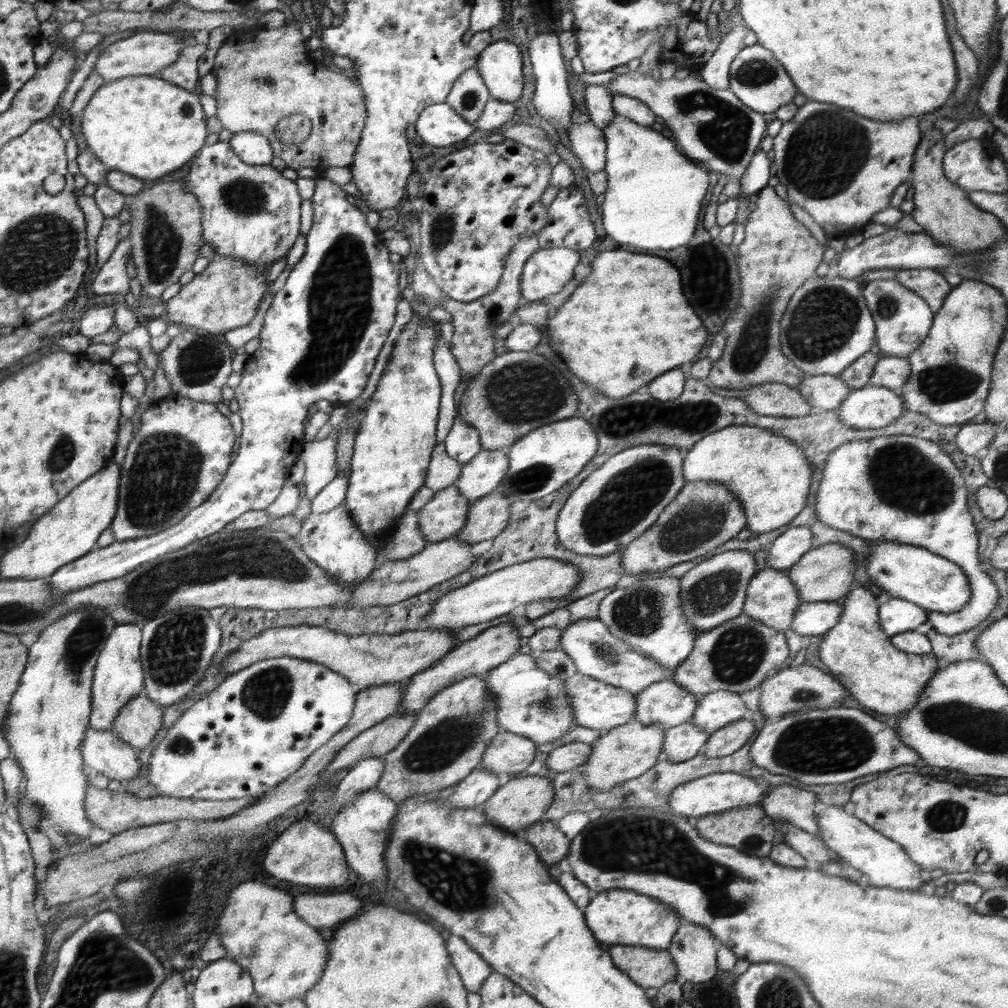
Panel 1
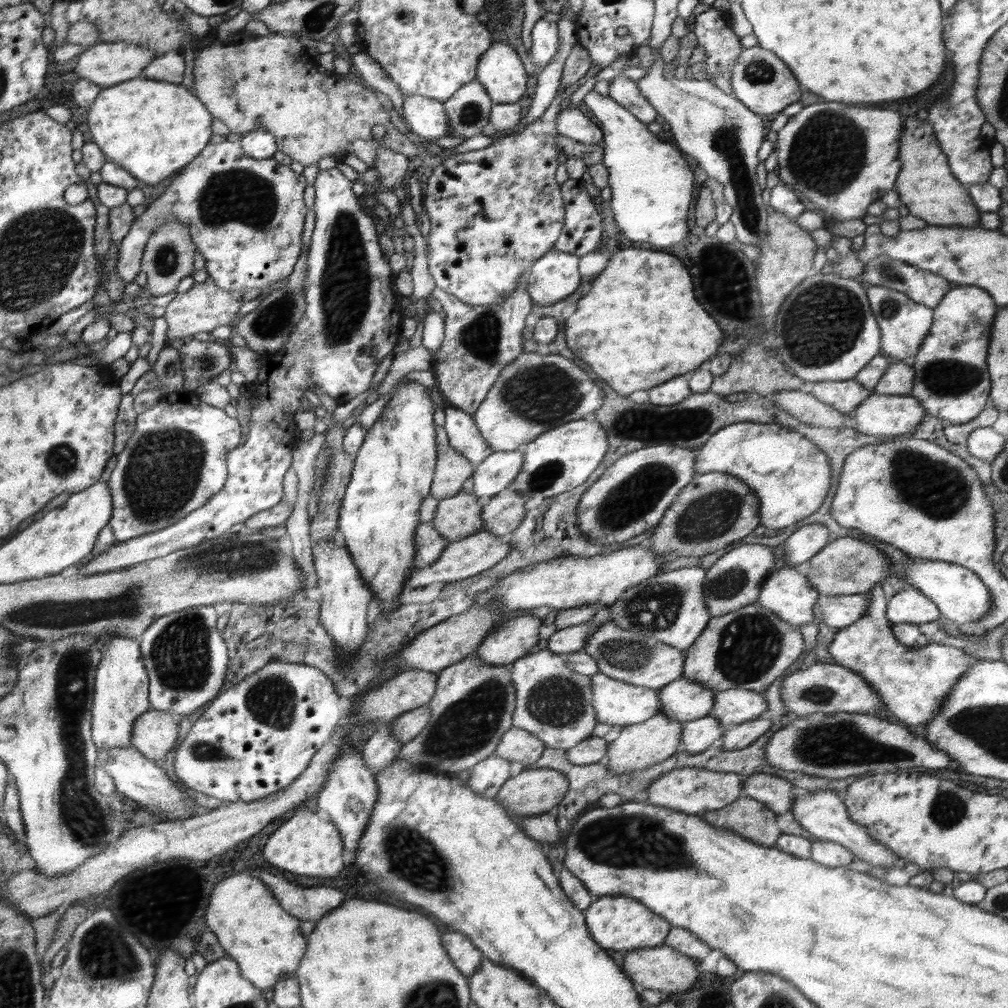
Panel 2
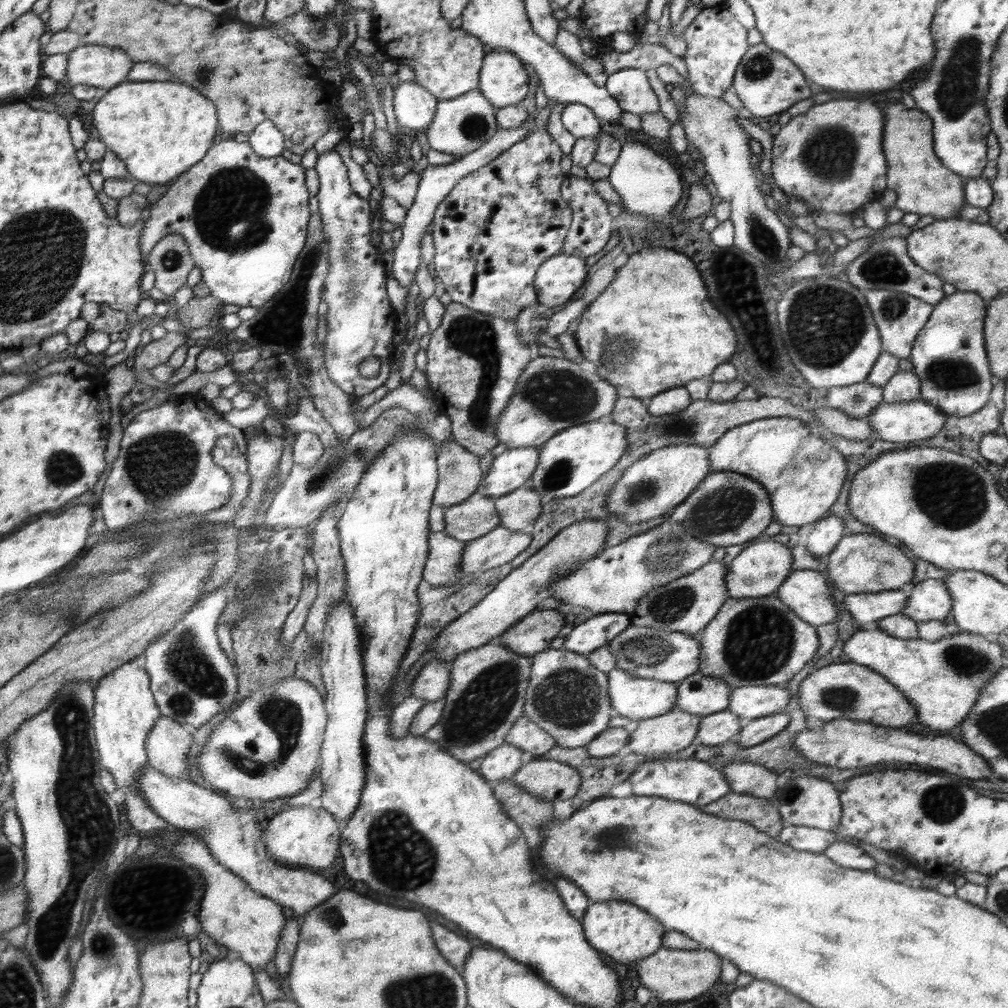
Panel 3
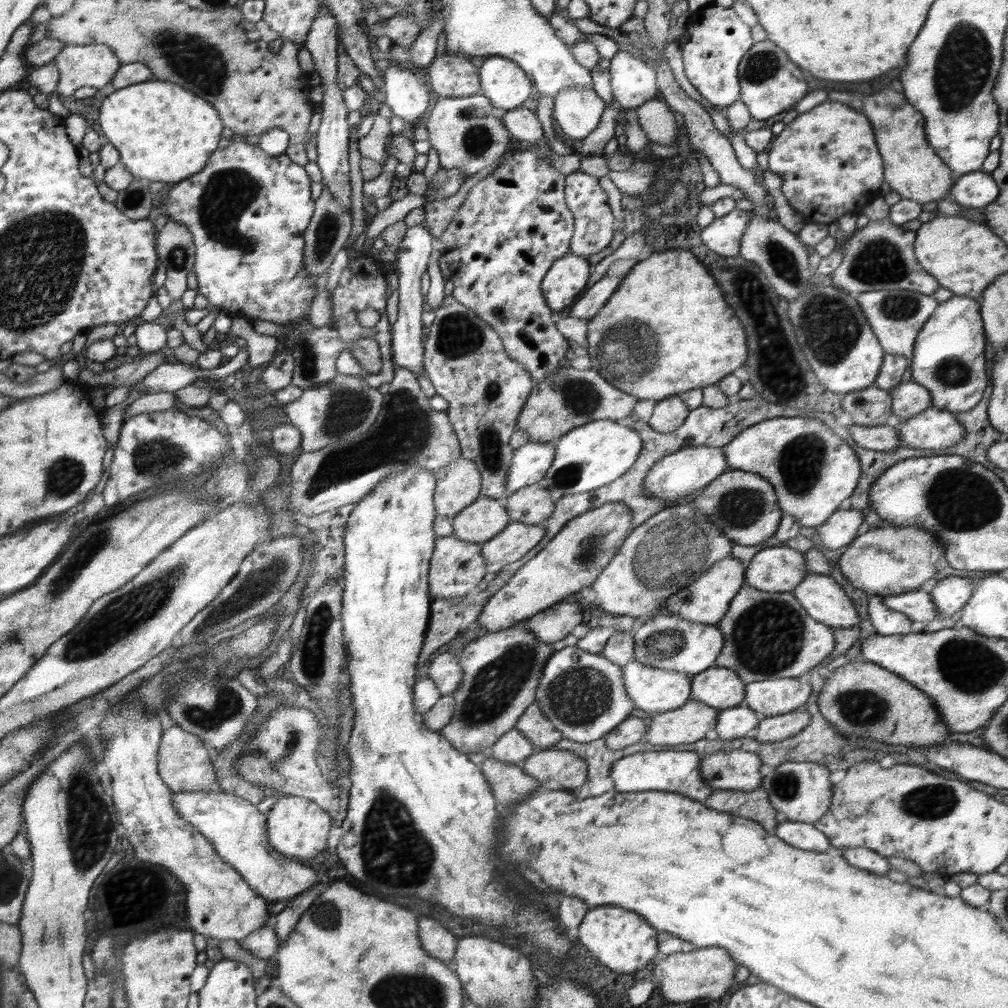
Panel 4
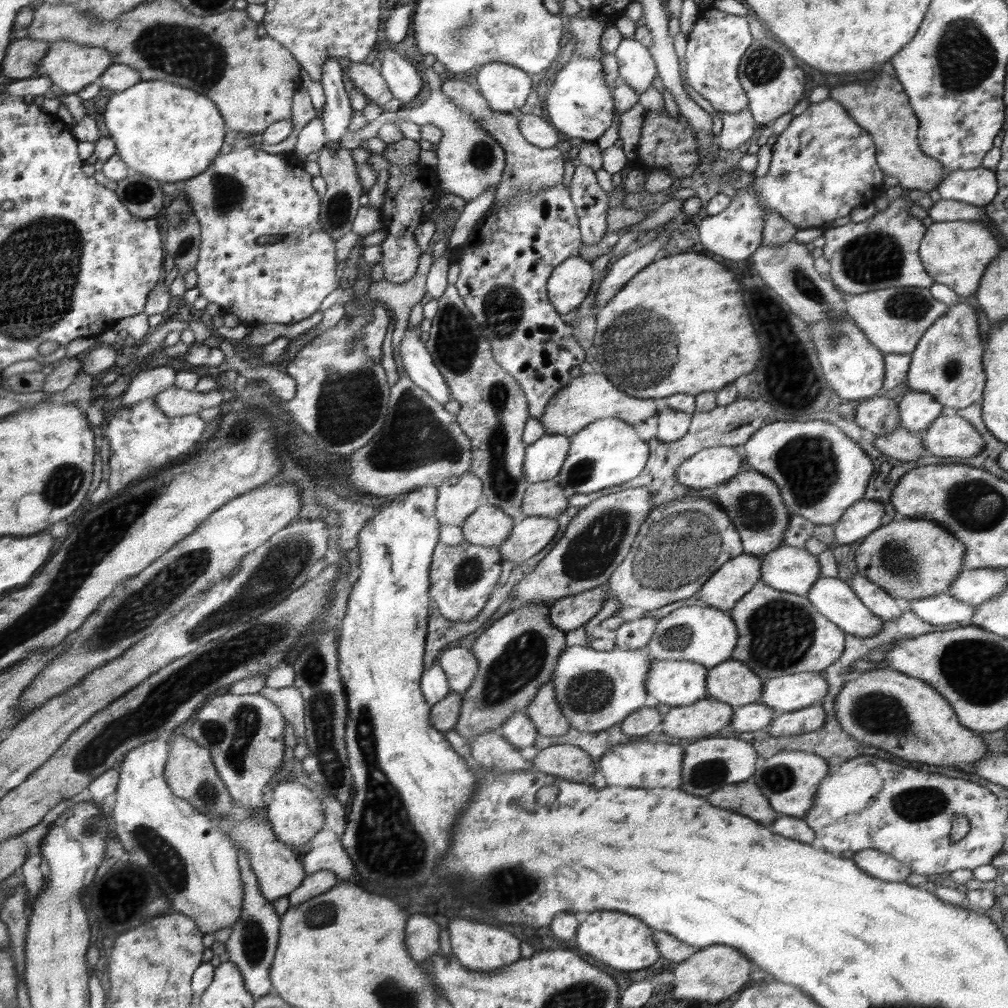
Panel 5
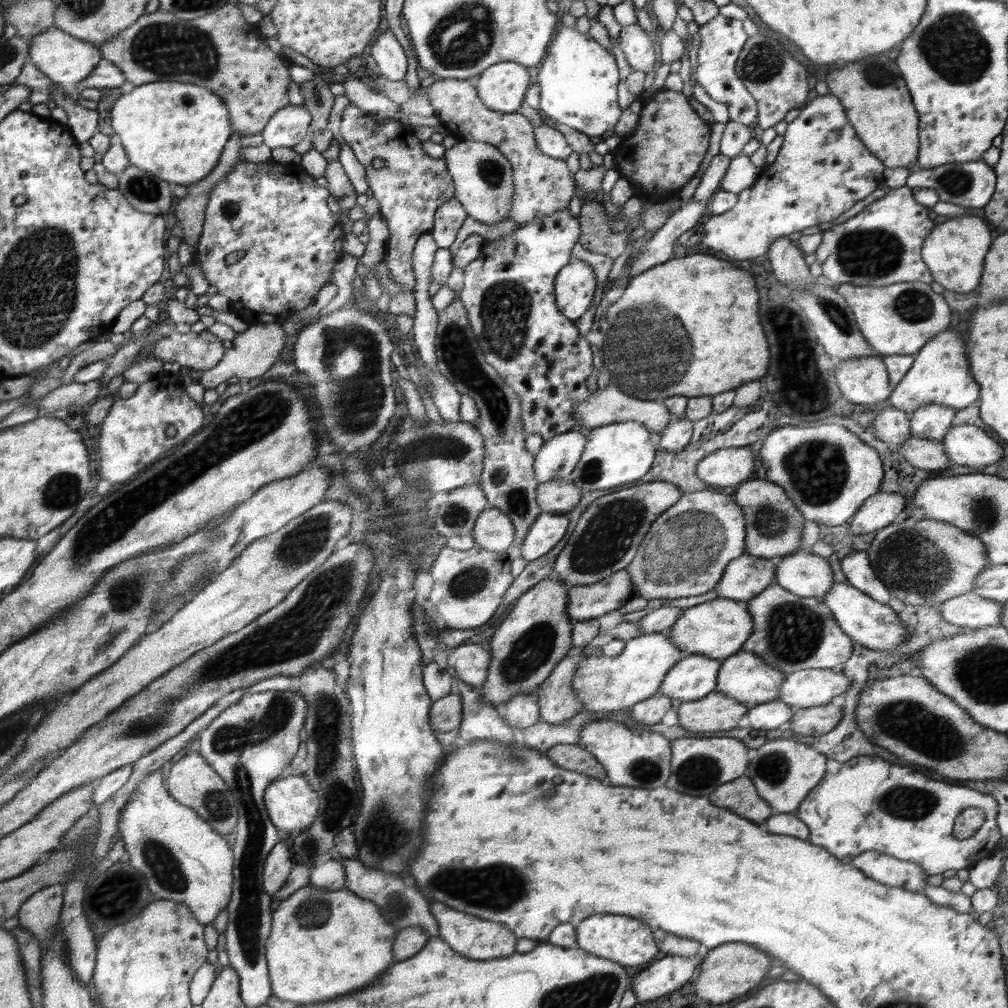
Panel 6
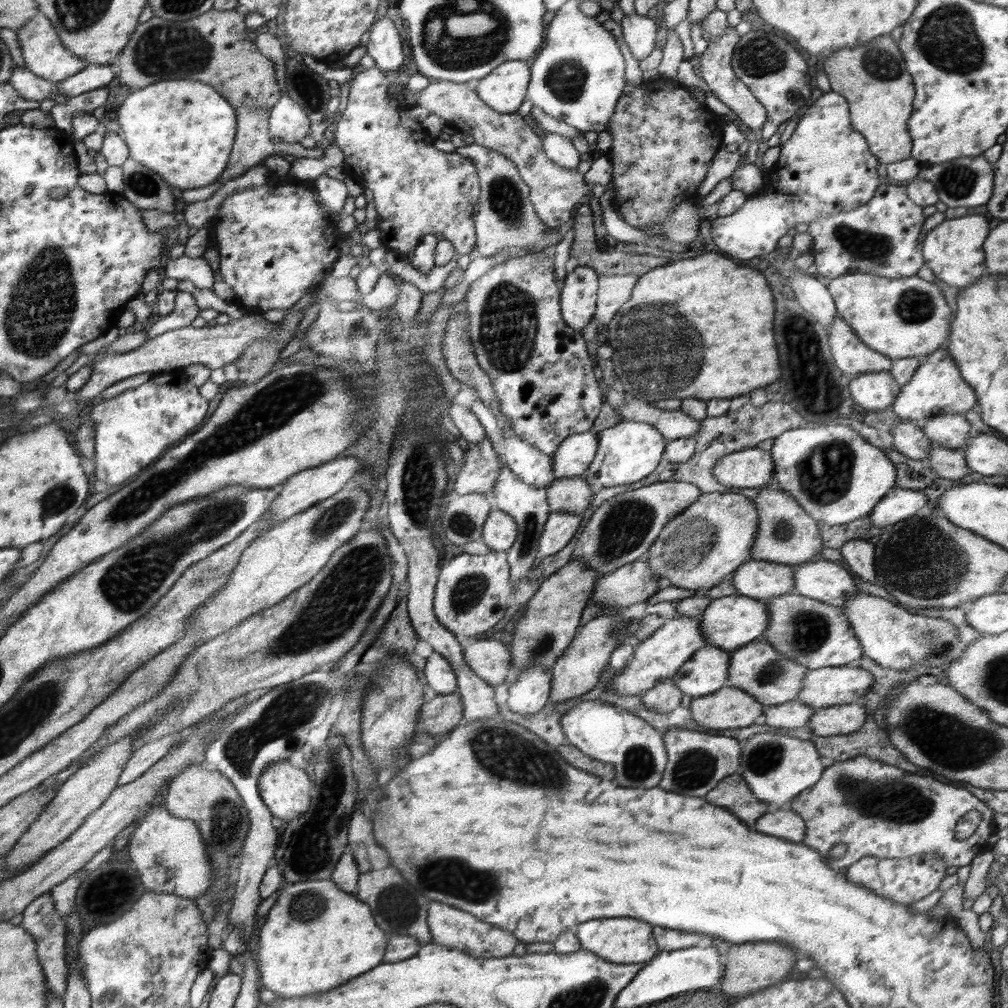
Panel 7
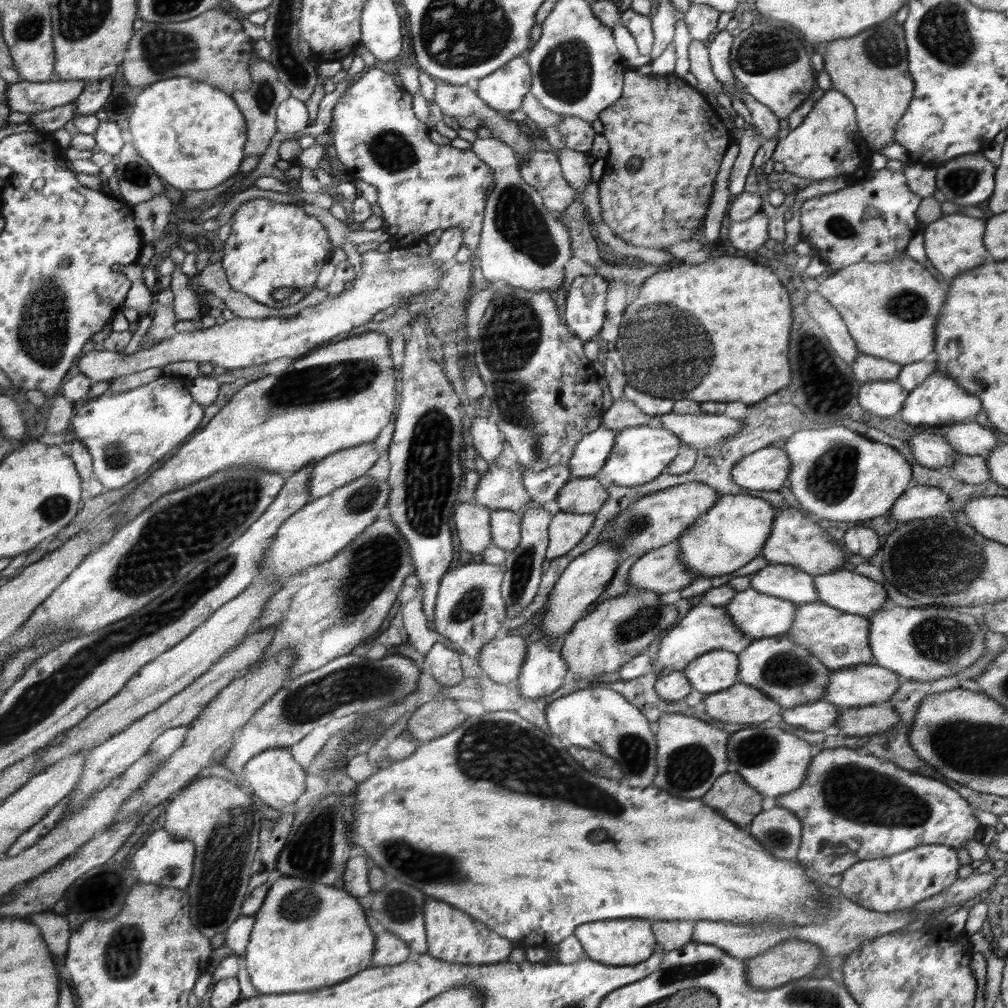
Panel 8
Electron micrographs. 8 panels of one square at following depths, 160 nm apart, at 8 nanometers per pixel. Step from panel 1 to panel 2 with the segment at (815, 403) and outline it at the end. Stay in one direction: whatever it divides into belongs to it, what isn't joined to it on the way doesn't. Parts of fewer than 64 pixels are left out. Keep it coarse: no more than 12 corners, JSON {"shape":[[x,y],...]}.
{"shape":[[856,379],[808,385],[823,404],[852,413],[873,393]]}

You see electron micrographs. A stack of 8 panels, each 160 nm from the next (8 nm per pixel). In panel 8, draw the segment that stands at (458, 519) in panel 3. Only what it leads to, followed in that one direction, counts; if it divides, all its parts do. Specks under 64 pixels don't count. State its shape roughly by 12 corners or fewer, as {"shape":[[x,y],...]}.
{"shape":[[492,510],[493,545],[513,551],[521,542],[521,517]]}

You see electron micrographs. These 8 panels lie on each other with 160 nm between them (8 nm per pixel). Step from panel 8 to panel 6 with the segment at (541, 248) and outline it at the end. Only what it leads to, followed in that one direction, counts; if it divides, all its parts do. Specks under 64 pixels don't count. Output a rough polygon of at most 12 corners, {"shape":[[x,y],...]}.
{"shape":[[460,139],[443,157],[468,216],[509,220],[513,167],[496,145]]}

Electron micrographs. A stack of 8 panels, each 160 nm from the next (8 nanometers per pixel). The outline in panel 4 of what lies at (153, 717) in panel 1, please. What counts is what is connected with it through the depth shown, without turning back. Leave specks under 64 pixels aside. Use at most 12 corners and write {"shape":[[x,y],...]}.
{"shape":[[178,725],[157,760],[173,793],[220,791],[208,748]]}

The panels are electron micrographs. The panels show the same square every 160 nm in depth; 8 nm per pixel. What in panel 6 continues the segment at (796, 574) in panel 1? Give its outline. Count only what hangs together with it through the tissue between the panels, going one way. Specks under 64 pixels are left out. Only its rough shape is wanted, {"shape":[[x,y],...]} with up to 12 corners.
{"shape":[[931,518],[892,522],[866,551],[904,604],[973,589],[987,548]]}

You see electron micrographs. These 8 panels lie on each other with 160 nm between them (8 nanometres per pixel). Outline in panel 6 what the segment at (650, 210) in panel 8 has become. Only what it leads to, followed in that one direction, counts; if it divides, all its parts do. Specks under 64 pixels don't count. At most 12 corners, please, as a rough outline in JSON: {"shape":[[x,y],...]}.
{"shape":[[675,90],[646,99],[614,168],[657,204],[690,182],[710,128]]}

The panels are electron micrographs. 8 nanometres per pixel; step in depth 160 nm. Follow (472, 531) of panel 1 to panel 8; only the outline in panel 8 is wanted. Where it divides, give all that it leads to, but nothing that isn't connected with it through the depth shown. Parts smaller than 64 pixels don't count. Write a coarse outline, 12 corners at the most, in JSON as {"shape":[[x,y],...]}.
{"shape":[[596,477],[570,479],[561,511],[595,513],[609,500]]}

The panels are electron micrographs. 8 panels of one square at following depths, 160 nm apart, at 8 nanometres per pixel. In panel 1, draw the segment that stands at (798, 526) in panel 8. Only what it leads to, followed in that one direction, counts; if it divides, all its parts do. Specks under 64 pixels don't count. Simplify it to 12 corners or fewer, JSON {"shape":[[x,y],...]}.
{"shape":[[687,482],[642,536],[622,572],[705,556],[747,523],[741,501]]}

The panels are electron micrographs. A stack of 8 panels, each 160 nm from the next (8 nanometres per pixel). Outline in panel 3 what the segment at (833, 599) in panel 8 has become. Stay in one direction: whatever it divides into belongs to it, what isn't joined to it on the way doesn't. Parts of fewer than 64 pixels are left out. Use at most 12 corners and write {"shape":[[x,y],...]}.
{"shape":[[772,539],[747,544],[728,566],[729,598],[773,594],[792,554]]}

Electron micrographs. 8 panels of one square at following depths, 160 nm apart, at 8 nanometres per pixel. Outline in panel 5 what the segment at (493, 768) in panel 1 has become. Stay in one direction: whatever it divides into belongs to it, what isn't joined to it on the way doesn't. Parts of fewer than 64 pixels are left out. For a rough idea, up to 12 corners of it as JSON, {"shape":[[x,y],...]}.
{"shape":[[553,684],[542,686],[526,710],[538,735],[571,728]]}

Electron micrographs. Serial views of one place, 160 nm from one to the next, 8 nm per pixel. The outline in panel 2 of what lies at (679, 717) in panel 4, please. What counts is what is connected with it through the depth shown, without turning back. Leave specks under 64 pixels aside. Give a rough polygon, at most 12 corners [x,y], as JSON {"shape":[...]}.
{"shape":[[658,713],[625,726],[606,750],[612,774],[680,751],[684,723]]}

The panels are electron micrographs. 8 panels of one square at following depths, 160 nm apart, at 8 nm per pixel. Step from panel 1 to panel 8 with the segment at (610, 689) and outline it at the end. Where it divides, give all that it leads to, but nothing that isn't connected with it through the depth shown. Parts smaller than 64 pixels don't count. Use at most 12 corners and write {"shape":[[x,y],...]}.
{"shape":[[707,652],[683,670],[705,695],[739,681],[740,656]]}

